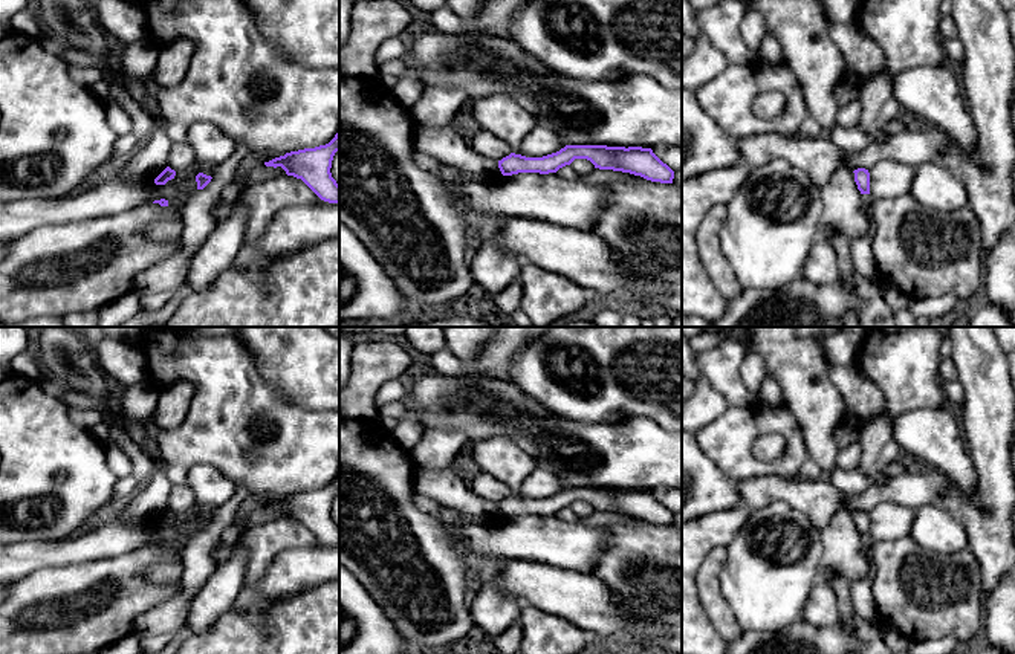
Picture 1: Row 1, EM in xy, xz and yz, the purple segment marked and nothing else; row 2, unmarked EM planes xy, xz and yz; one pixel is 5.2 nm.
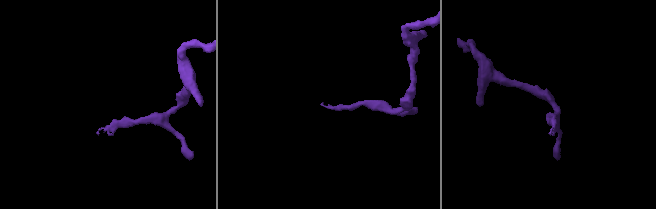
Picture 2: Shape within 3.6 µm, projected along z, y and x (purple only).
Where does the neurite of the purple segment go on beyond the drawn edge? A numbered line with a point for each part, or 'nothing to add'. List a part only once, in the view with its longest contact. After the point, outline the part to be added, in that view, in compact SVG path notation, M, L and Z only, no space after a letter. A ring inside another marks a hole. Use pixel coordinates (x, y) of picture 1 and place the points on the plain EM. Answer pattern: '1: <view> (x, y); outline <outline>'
nothing to add

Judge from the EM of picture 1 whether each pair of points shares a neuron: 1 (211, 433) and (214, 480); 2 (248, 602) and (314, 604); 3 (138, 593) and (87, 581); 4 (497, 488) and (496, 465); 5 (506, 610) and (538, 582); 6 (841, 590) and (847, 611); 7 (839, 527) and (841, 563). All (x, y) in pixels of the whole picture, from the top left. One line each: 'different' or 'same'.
1: different
2: different
3: same
4: different
5: different
6: same
7: same

